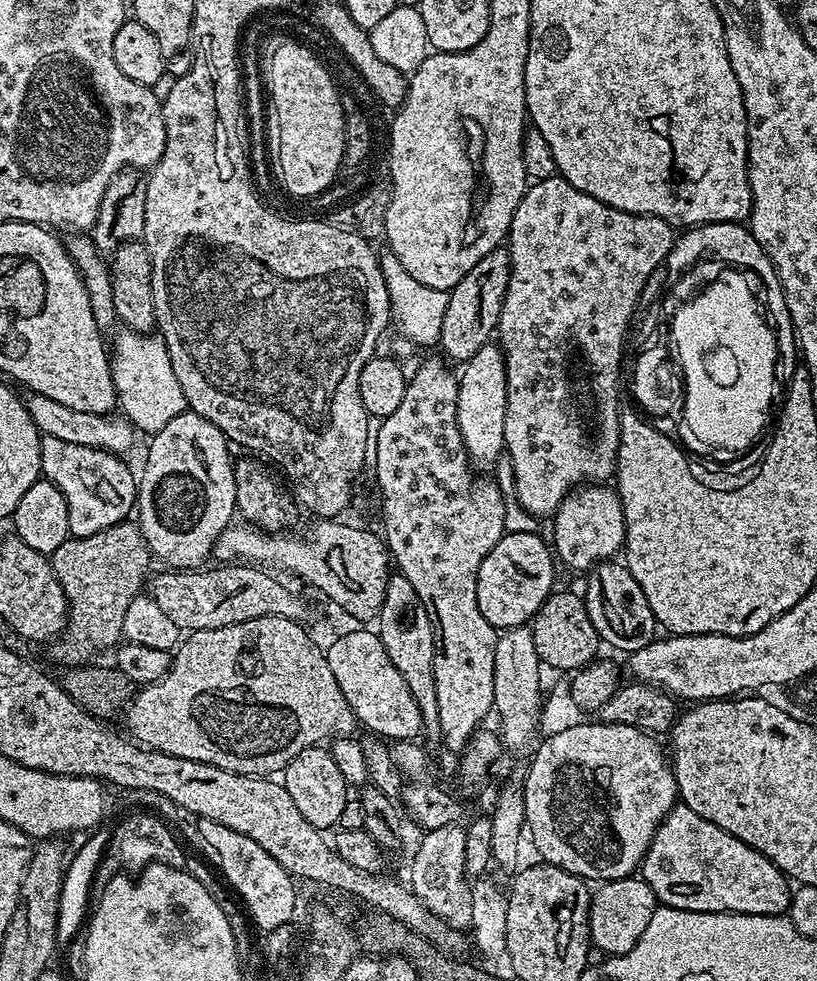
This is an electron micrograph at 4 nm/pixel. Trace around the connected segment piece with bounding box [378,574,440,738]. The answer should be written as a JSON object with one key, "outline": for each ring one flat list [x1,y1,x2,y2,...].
{"outline":[[399,574,389,575,386,598,382,598,382,610,378,617,379,624,378,635,386,650,386,658,394,662,394,670,402,674,410,694,414,694,423,731,429,732,433,738,439,737,438,690,434,690,434,626,430,622,430,614,426,614,426,606,422,606,422,598,418,598,418,590,410,586,410,578]]}

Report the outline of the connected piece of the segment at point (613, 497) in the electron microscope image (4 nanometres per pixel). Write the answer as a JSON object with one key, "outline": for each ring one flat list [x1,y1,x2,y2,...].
{"outline":[[590,484,577,486,557,506,551,517,552,536,550,544,555,555,568,568,576,572,587,573,597,562,608,562,612,556,624,547,624,531,626,522,622,514,620,497,612,486]]}

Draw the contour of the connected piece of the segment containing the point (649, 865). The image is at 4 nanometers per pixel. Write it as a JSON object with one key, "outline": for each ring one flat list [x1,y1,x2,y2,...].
{"outline":[[677,802,668,816,658,826,638,867,639,875,654,890,657,901,663,907,690,910,691,912,737,912,759,916,783,916,789,911,793,885,784,871,770,862,761,852,746,846,734,834,706,822,702,814,694,814,690,806]]}

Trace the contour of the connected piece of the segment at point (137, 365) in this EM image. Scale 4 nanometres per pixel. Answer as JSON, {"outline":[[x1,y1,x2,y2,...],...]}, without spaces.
{"outline":[[131,330,117,331,115,336,116,341,110,344,110,359,119,411,141,433,162,430,170,418,178,418,178,414,188,408,182,386,178,386,178,378,174,375,174,366,170,366,170,354,164,341,159,335]]}

